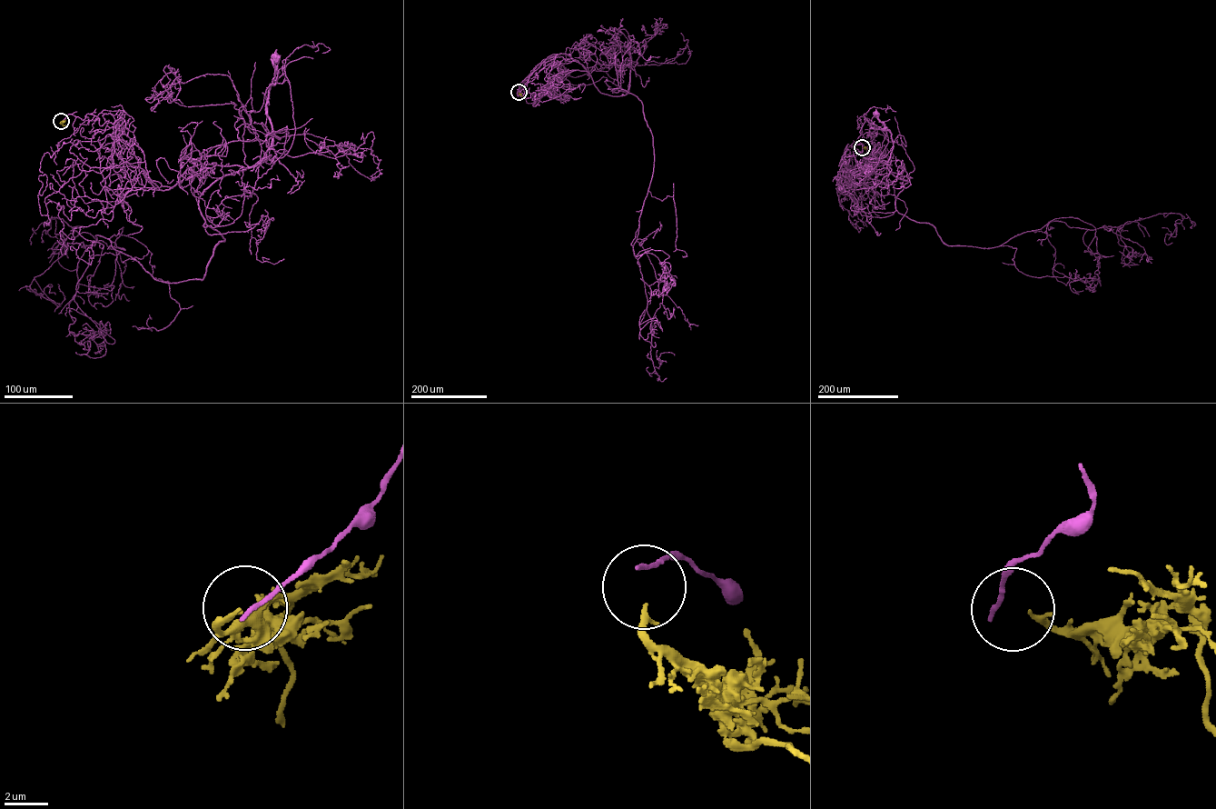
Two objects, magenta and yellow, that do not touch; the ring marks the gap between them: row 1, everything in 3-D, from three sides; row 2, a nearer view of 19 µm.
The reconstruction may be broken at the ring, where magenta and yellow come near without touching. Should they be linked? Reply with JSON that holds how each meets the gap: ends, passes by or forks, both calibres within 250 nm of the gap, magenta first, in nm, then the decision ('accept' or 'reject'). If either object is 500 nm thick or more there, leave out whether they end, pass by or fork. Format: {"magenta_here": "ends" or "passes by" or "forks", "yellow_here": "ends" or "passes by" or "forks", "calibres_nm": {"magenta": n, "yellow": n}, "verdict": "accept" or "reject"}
{"magenta_here": "ends", "yellow_here": "passes by", "calibres_nm": {"magenta": 280, "yellow": 160}, "verdict": "reject"}

